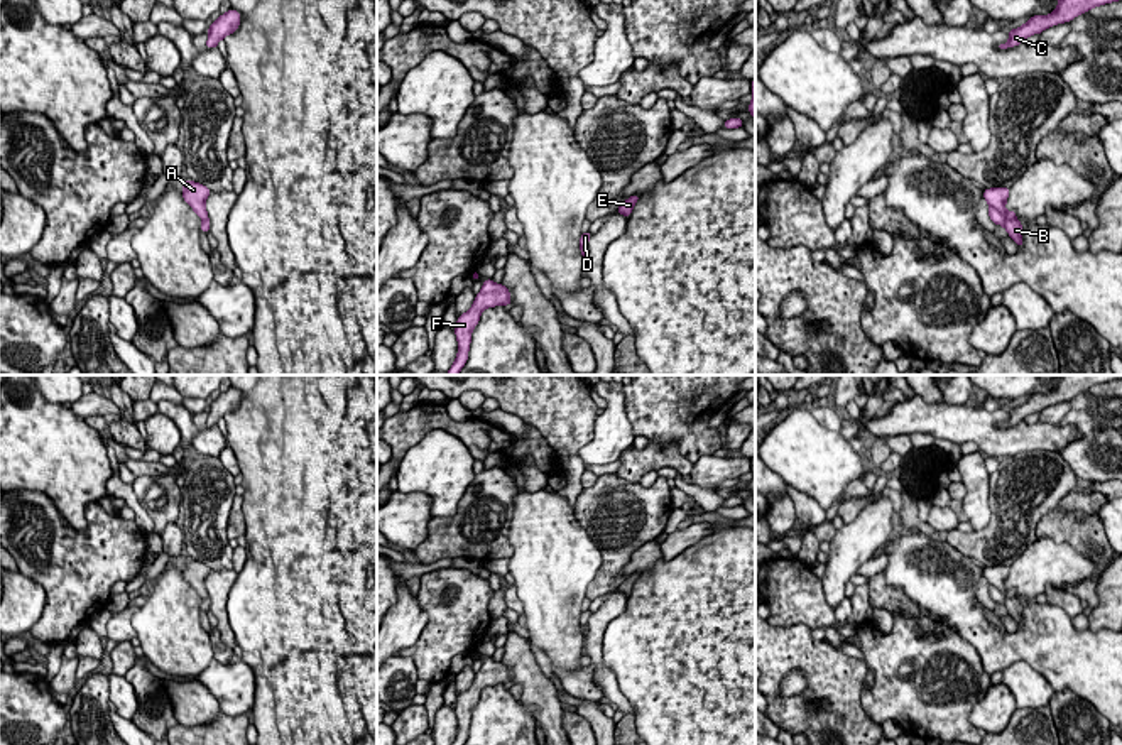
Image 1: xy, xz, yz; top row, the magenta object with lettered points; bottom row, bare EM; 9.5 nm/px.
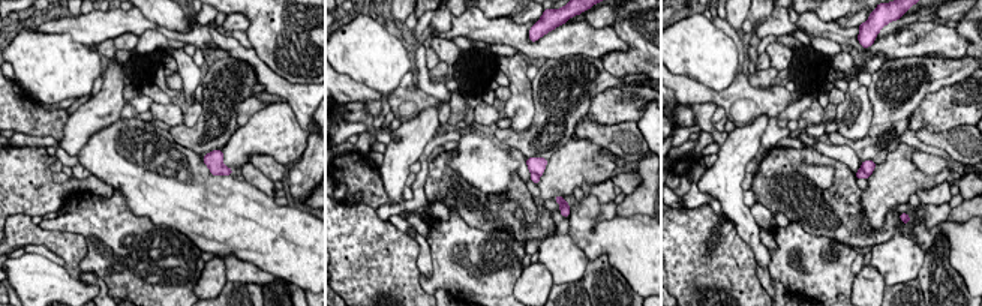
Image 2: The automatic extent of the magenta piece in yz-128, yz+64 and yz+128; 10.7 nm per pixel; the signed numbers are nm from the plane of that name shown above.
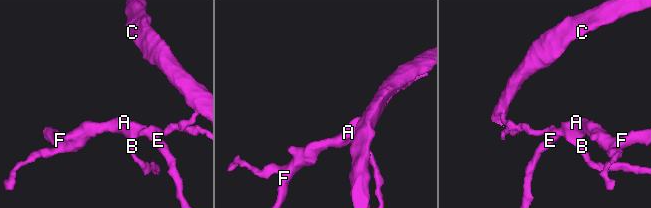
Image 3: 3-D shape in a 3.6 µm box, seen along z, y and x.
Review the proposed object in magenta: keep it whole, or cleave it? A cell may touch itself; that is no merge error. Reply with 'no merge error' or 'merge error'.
merge error

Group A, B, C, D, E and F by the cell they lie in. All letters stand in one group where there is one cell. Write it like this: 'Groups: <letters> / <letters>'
Groups: A E F / B C D

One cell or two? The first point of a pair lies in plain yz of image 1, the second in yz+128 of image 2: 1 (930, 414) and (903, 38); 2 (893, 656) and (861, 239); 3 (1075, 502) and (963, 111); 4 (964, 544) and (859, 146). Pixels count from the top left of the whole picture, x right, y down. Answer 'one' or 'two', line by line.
1: two
2: two
3: one
4: one

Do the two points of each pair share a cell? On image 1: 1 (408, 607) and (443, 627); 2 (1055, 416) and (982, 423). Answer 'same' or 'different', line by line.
1: different
2: different

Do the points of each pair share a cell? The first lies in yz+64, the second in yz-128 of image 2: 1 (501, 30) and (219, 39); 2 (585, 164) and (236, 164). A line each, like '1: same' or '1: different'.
1: different
2: same

